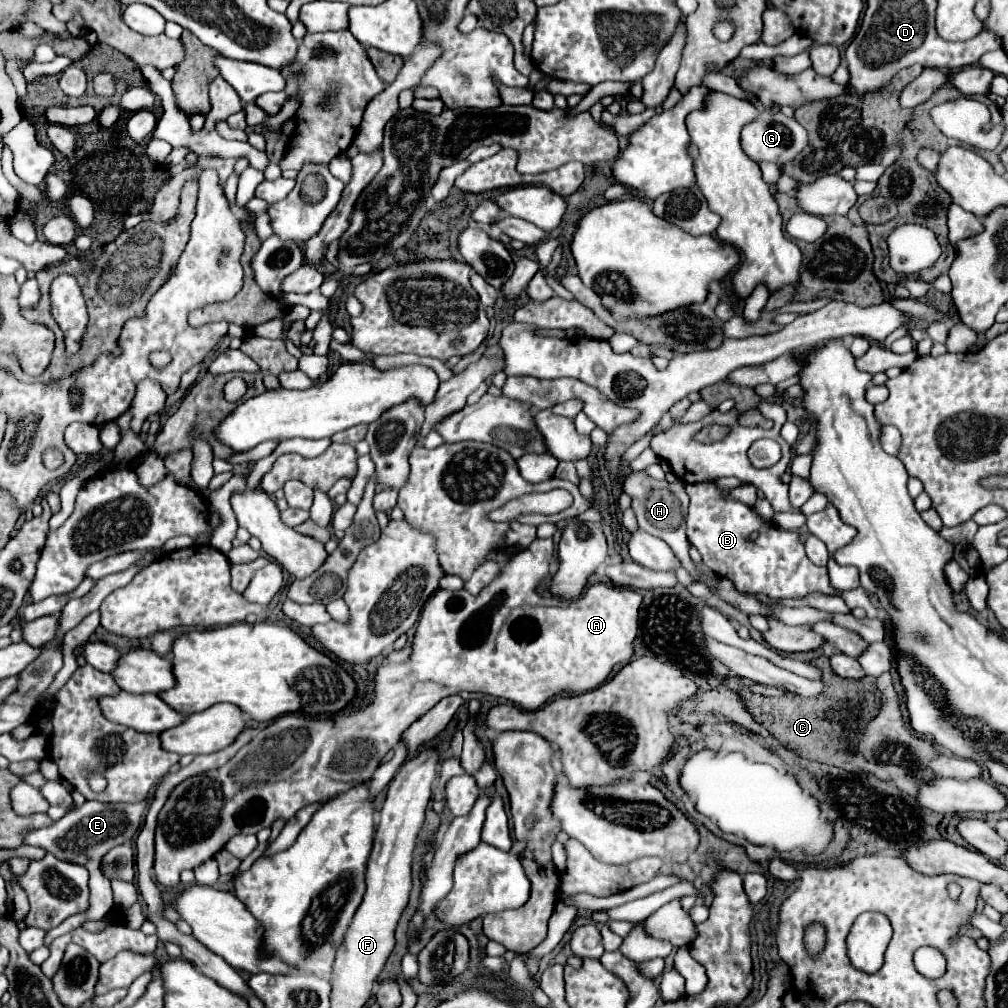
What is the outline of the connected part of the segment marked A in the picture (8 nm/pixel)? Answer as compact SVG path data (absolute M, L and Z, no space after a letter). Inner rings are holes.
M535 539L527 549L515 554L502 567L501 575L493 583L489 583L477 597L469 595L465 589L435 591L435 595L423 607L411 659L403 665L379 667L375 699L369 707L355 711L349 717L335 715L333 725L331 719L307 717L299 713L283 715L257 731L257 735L221 769L207 771L179 783L179 787L175 787L175 791L163 805L163 811L159 813L155 833L157 881L165 887L177 887L181 871L193 869L203 861L215 857L215 853L219 853L233 835L257 833L259 827L271 827L275 819L287 821L295 817L299 809L313 803L323 805L327 799L351 789L353 783L371 779L383 755L395 747L403 731L447 695L477 691L509 699L519 707L531 711L541 707L551 697L585 693L605 683L615 665L625 665L633 657L641 595L635 589L595 583L589 585L575 601L541 597L535 589L549 575L549 555L553 555L553 539Z

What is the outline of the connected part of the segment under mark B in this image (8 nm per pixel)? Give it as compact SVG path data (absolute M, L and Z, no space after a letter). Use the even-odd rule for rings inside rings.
M706 480L686 484L689 496L689 508L686 517L686 535L689 543L701 553L703 563L721 577L727 577L739 587L739 591L765 593L773 599L803 599L809 593L837 593L845 599L849 609L863 607L866 617L877 618L877 609L871 603L863 587L853 591L835 591L829 583L825 567L817 567L805 555L803 541L795 531L769 529L759 523L759 515L741 501L729 501L723 497L723 491L715 480ZM759 531L757 541L751 541L749 535Z

